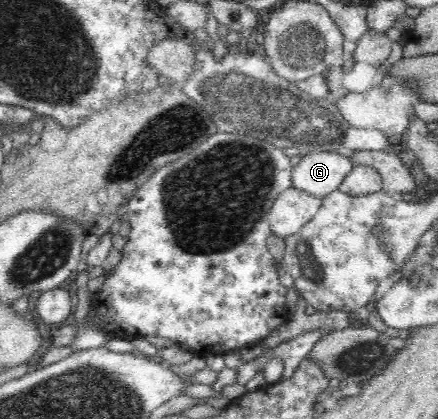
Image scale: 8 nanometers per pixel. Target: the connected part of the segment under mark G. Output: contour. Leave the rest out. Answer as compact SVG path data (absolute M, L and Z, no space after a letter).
M305 151L299 164L293 167L291 186L323 199L339 188L352 168L352 160L337 152Z

